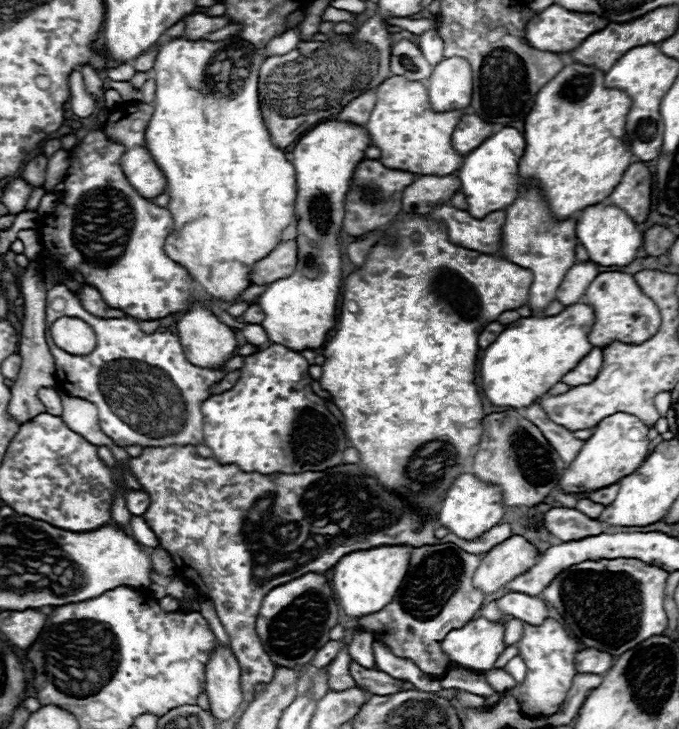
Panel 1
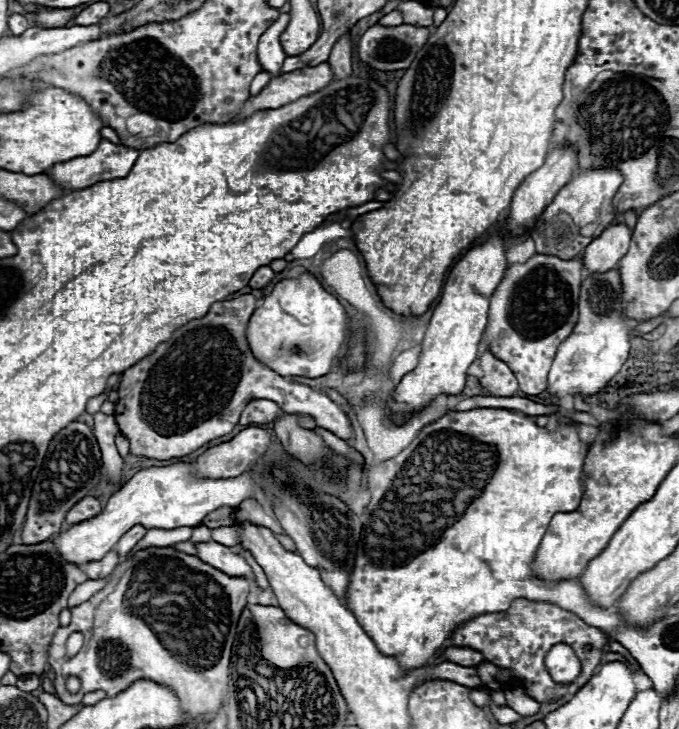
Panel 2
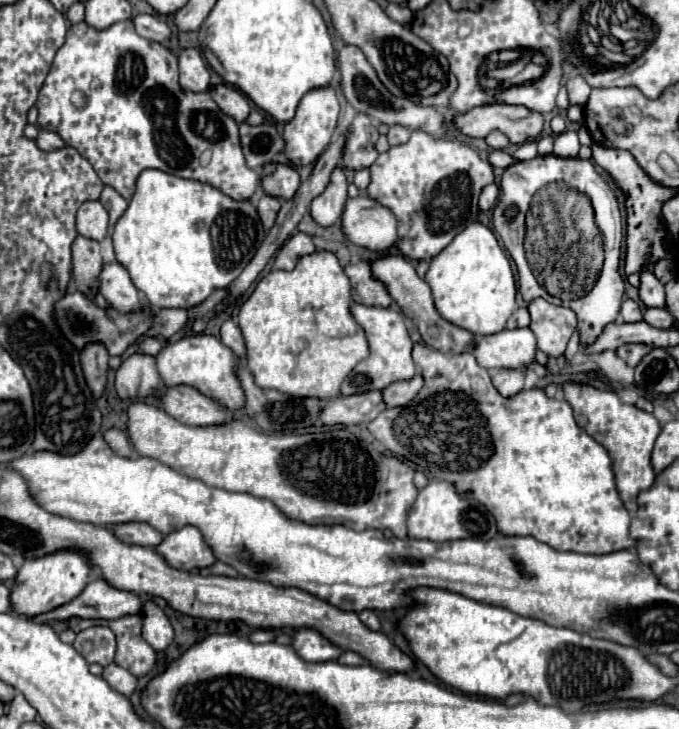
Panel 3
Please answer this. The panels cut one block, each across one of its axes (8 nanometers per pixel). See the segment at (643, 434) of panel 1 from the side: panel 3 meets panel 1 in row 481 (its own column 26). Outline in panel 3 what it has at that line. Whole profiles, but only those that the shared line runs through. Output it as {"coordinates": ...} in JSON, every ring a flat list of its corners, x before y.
{"coordinates":[[60,550,50,556,26,560,24,566,18,570,14,584,10,586,10,602,14,602,14,610,18,610,18,616,34,618,38,614,46,614,74,600,88,584,90,572,92,568,86,556,74,550]]}

